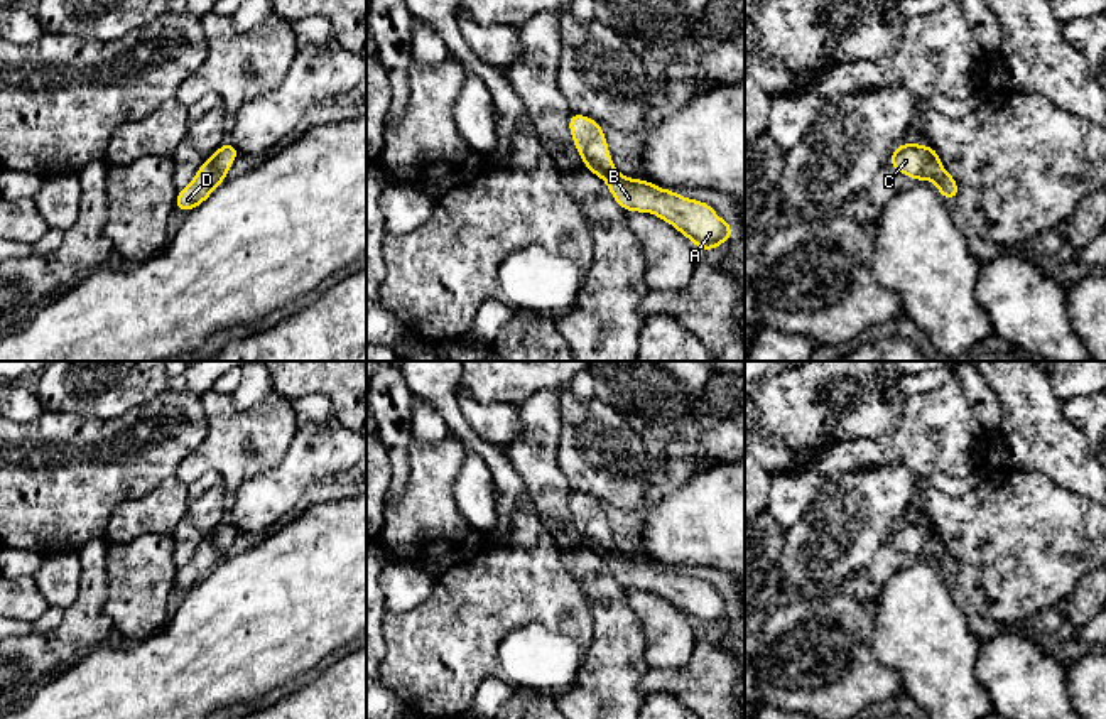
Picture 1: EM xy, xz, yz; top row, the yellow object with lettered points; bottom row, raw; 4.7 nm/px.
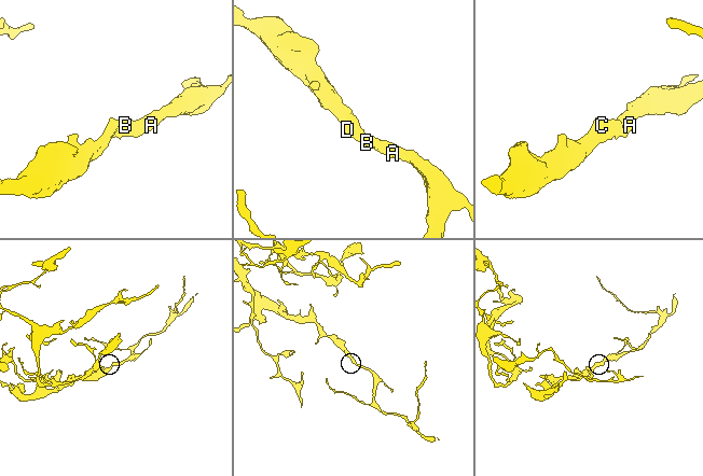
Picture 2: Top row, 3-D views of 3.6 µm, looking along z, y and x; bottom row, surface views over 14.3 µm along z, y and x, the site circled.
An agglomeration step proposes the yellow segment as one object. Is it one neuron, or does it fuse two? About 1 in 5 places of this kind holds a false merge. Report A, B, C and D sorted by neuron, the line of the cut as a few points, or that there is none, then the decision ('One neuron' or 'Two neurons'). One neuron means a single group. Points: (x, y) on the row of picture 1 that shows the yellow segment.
Groups: A B C D. No split. One neuron

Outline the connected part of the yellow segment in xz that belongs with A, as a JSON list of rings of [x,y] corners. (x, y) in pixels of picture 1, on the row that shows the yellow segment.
[[[569,115],[569,132],[589,172],[603,179],[625,211],[652,213],[672,224],[699,250],[716,250],[733,238],[728,221],[711,204],[687,199],[653,182],[625,177],[613,164],[601,125],[586,115]]]

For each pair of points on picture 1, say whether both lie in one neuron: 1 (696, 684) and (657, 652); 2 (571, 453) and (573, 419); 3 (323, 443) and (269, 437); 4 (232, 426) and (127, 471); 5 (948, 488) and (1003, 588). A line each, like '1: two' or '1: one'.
1: two
2: one
3: two
4: two
5: two

